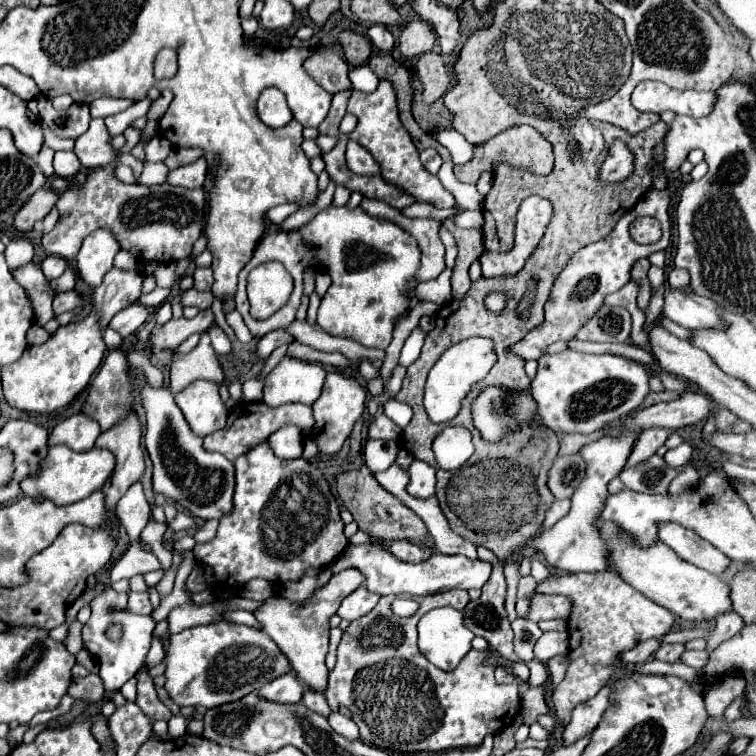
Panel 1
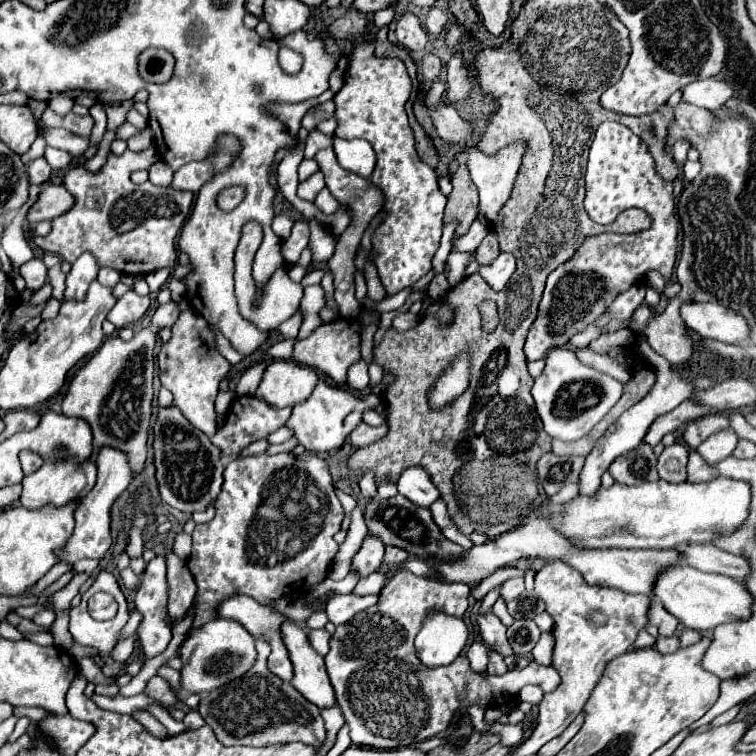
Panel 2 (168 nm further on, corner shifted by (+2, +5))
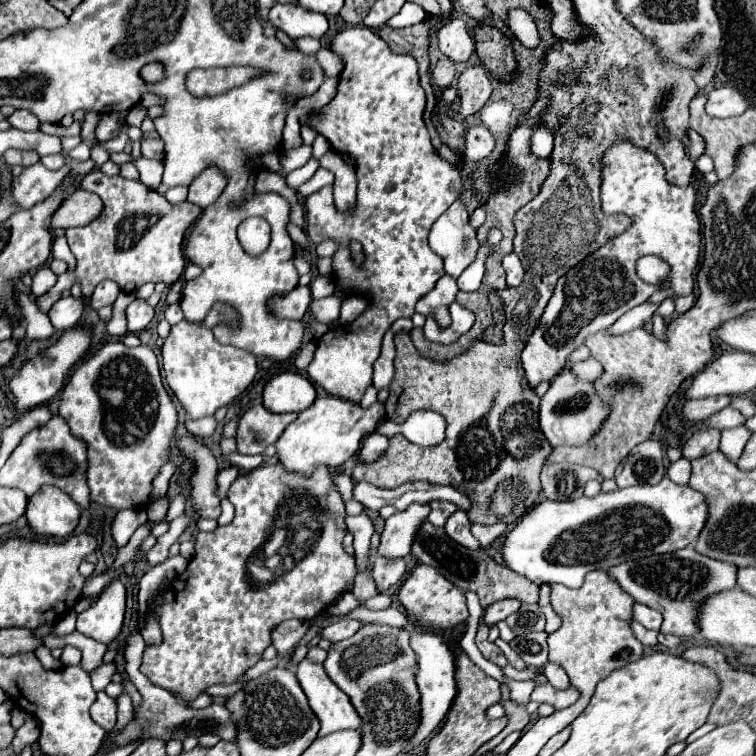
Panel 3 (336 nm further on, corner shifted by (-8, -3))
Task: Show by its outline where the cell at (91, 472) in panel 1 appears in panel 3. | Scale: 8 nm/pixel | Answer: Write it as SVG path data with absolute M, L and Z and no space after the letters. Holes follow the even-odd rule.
M42 486L28 498L26 518L36 534L66 538L78 526L84 508L56 486Z

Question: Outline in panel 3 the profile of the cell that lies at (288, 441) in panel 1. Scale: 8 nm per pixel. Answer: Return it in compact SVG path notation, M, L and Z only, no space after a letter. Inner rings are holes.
M232 466L232 468L222 468L222 470L220 470L220 474L218 474L218 492L220 492L222 498L226 496L228 486L236 480L238 474L240 474L240 468L236 468L236 466Z

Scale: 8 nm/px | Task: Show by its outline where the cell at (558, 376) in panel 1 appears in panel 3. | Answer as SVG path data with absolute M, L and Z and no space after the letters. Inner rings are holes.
M564 368L552 380L550 390L542 396L540 428L552 446L584 446L600 432L600 428L604 426L610 412L612 412L610 404L606 404L600 398L600 394L596 392L592 382L580 380L572 372L572 368Z

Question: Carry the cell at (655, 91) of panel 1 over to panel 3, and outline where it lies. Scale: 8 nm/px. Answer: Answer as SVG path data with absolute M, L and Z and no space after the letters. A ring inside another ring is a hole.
M732 86L714 88L708 92L706 112L716 118L728 118L728 116L740 116L746 110L746 100L740 96L740 92Z

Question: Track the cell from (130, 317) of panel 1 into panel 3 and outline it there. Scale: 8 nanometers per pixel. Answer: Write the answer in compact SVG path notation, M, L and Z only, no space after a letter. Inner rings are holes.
M134 300L126 308L126 320L128 320L128 332L140 332L144 330L154 318L154 308L144 300Z

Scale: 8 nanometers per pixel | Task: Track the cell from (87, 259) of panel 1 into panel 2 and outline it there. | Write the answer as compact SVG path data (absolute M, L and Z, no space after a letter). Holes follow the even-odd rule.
M88 252L82 254L74 264L70 274L66 276L66 290L64 290L64 302L66 300L84 300L90 282L96 278L100 266L96 264L96 258Z

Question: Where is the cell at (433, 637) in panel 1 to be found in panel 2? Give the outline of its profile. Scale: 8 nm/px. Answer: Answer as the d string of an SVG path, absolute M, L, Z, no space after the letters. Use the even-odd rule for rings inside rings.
M442 612L424 620L416 636L416 654L426 668L452 664L466 646L468 630L460 618Z

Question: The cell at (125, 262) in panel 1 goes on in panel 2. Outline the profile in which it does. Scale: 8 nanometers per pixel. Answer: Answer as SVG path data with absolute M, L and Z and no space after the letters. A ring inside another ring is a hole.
M102 268L100 272L98 272L98 282L102 284L102 286L114 286L116 282L120 280L120 272L116 272L116 270L112 270L112 268Z

